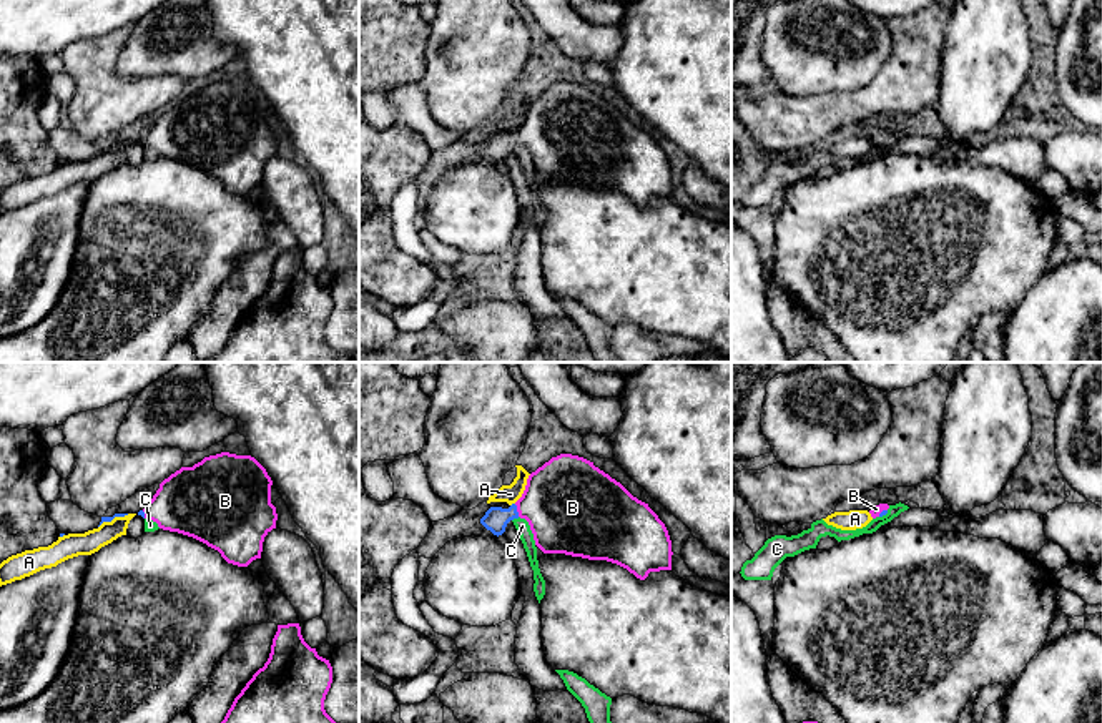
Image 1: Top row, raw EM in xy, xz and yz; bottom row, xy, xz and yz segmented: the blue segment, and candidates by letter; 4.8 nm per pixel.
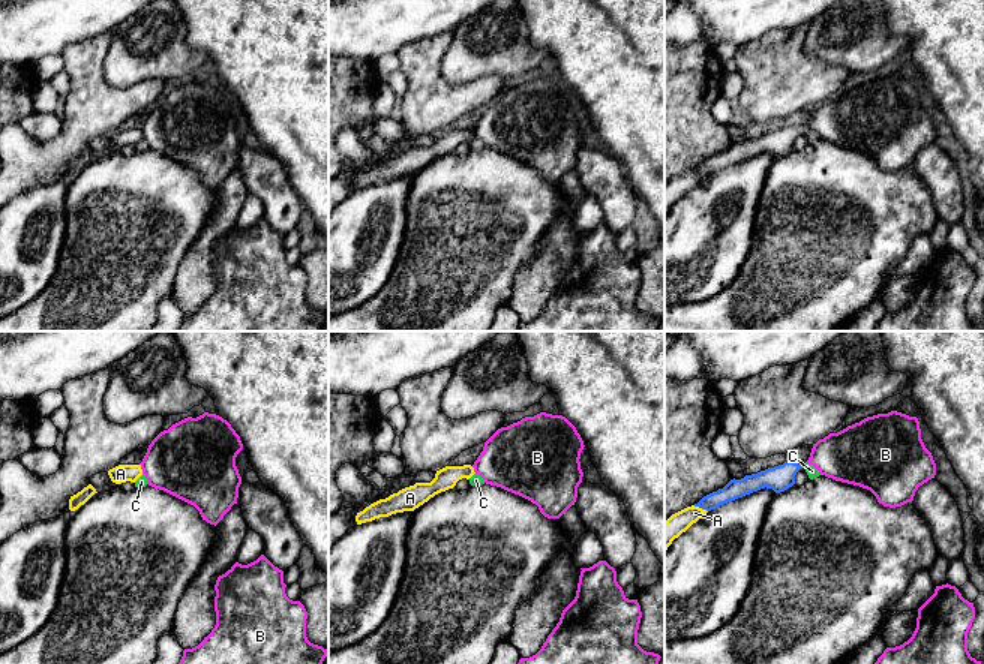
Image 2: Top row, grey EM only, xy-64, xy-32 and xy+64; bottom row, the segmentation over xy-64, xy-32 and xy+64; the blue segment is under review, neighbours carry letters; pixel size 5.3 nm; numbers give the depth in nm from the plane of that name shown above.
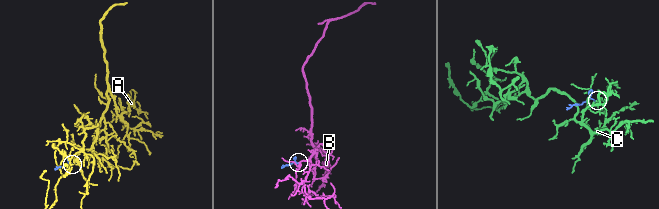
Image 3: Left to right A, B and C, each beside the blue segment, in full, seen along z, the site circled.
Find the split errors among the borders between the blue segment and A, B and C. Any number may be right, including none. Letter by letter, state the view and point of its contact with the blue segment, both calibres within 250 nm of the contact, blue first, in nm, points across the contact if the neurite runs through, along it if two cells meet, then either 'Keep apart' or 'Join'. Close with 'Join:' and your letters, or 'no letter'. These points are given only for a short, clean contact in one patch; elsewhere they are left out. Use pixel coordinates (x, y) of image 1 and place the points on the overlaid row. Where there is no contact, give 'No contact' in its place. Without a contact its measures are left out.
A: Touches blue at xy (113, 517). Thickness 30 nm (blue) against 120 nm. Keep apart
B: Touches blue at xz (516, 511). Thickness 120 nm (blue) against 420 nm. Path across: xz (496, 519), (516, 511), (565, 502). Join
C: Touches blue at xz (516, 517). Thickness 120 nm (blue) against 70 nm. Keep apart
Join: B

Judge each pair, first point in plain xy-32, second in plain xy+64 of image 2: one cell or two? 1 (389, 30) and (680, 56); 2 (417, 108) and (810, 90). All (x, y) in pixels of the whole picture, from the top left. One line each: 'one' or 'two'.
1: two
2: one

